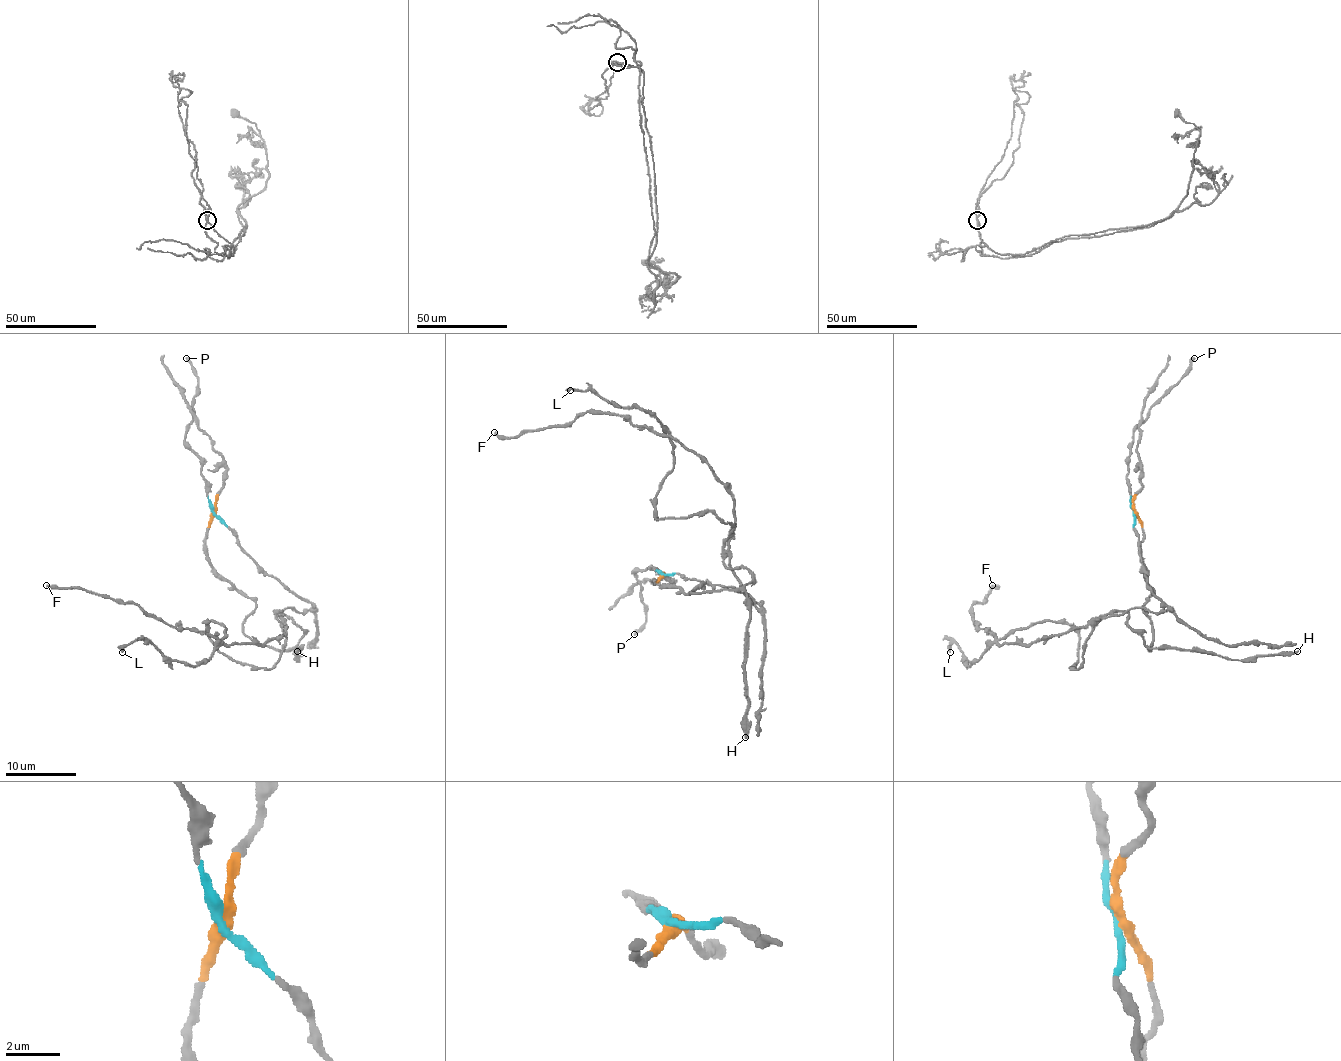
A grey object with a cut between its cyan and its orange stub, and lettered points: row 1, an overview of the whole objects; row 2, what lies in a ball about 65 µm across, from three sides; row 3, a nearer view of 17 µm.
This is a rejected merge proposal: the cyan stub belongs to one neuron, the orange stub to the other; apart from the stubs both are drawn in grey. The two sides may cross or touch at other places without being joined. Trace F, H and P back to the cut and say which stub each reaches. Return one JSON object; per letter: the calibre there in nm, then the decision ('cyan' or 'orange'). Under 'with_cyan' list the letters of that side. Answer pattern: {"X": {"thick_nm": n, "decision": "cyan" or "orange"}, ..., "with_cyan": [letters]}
{"F": {"thick_nm": 240, "decision": "cyan"}, "H": {"thick_nm": 280, "decision": "orange"}, "P": {"thick_nm": 360, "decision": "cyan"}, "with_cyan": ["F", "P"]}

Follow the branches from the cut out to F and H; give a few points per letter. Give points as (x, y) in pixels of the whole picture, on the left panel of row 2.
F: (214, 512), (265, 571), (311, 608), (287, 608), (283, 635), (263, 644), (224, 644), (132, 603), (47, 585)
H: (214, 512), (207, 530), (205, 558), (255, 603), (242, 631), (278, 651), (301, 649), (297, 660), (297, 651)

